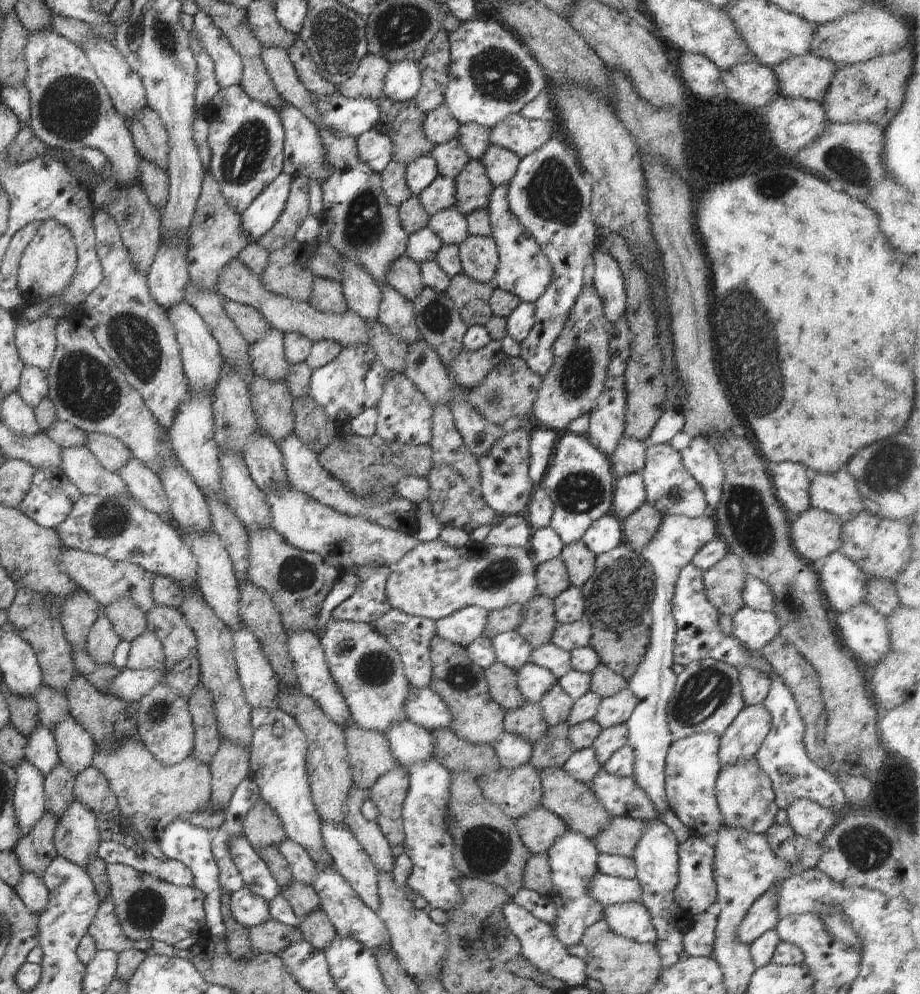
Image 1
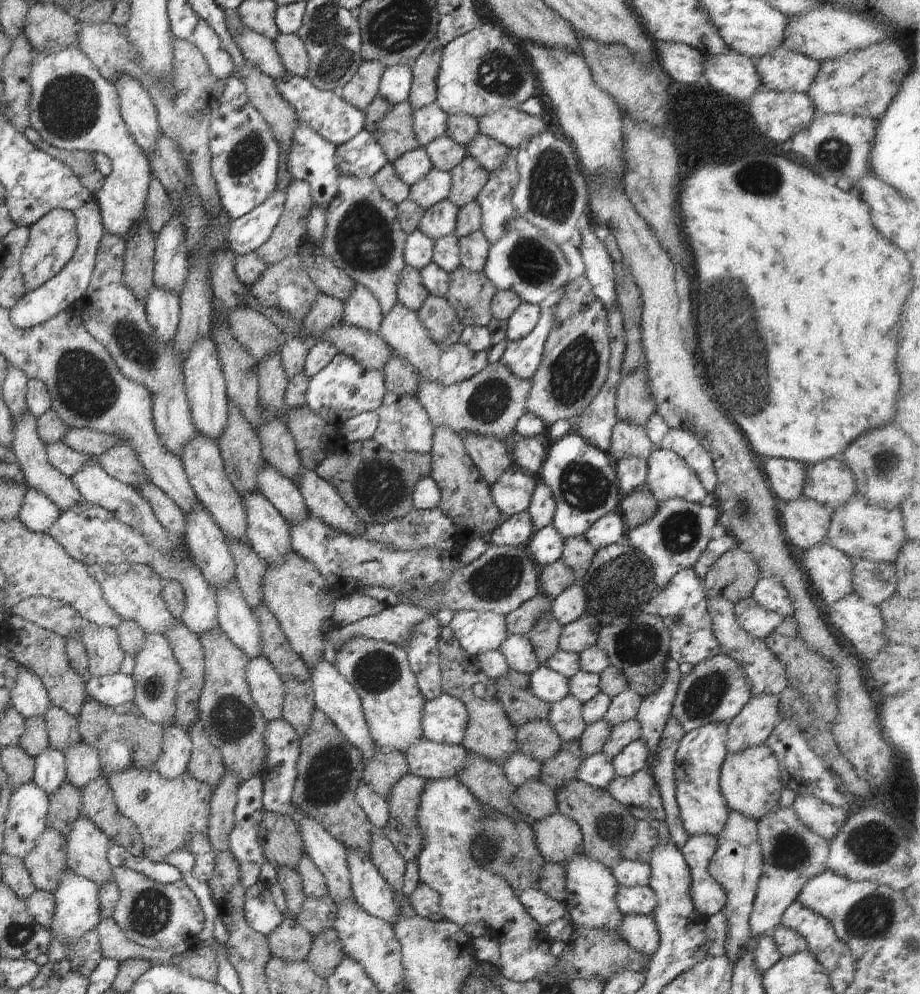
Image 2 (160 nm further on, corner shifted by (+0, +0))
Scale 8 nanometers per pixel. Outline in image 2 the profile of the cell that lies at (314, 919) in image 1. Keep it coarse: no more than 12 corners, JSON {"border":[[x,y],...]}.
{"border":[[331,927],[312,938],[307,962],[328,978],[345,953]]}

